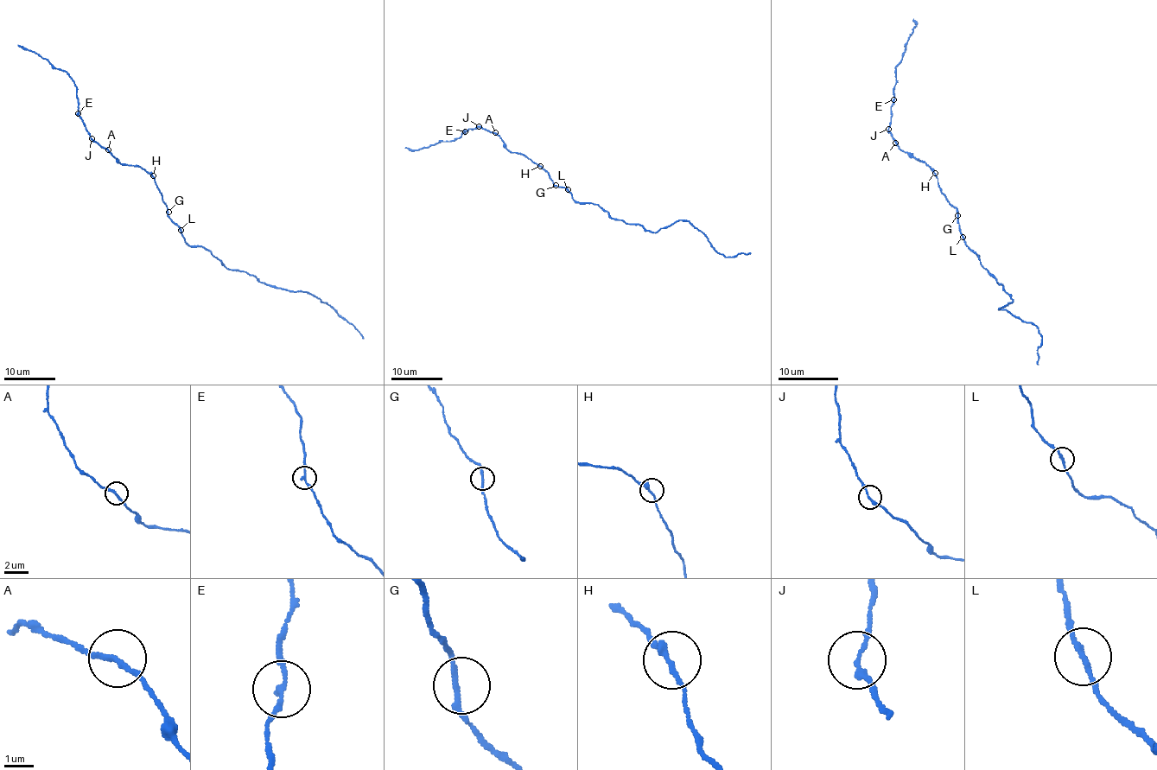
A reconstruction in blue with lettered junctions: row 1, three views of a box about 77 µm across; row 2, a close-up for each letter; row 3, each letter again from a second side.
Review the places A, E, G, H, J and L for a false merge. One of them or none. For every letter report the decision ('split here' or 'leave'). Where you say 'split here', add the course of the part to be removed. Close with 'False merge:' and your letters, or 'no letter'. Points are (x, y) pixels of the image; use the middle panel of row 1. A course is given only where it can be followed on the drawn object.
A: leave
E: leave
G: leave
H: leave
J: leave
L: leave
False merge: no letter

